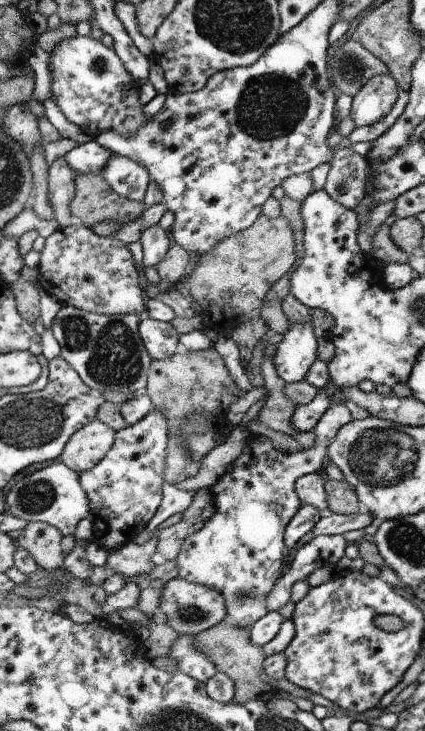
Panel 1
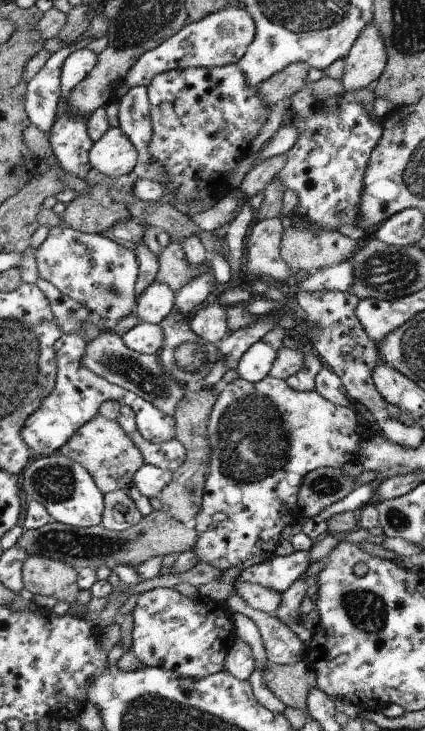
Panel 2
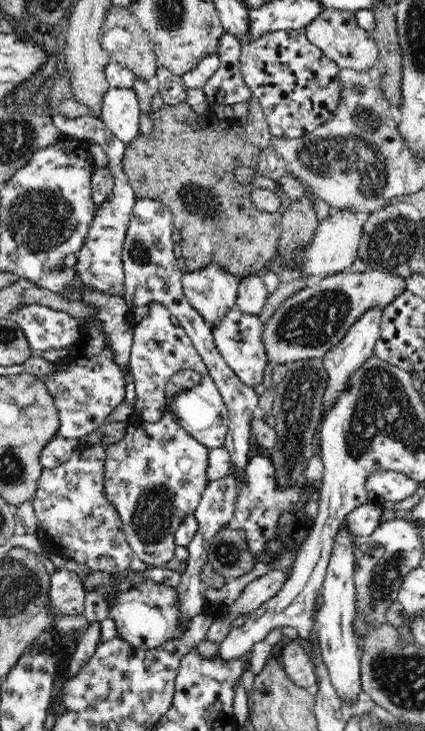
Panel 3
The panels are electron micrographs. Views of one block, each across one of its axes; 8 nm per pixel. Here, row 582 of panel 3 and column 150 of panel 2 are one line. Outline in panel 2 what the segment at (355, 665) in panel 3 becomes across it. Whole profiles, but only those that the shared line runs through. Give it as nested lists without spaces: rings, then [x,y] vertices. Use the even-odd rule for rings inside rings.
[[[140,323],[128,330],[123,339],[126,346],[140,354],[156,354],[163,348],[166,334],[163,327],[154,323]]]

